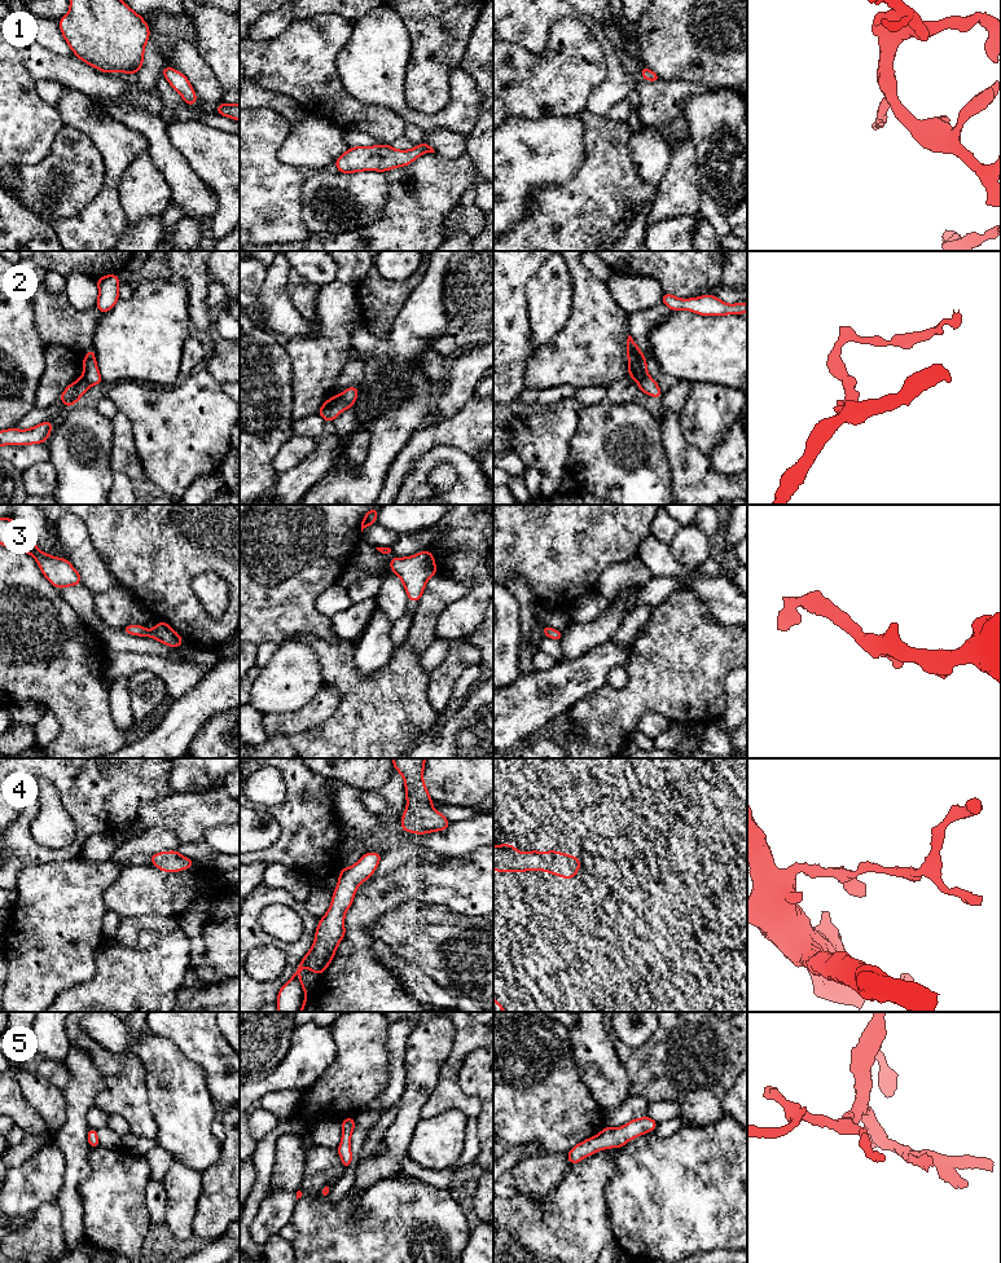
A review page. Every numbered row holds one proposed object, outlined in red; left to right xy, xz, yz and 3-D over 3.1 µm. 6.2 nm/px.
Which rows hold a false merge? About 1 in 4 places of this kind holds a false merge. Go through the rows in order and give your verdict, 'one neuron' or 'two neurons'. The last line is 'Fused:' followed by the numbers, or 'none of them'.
1: one neuron
2: one neuron
3: one neuron
4: one neuron
5: one neuron
Fused: none of them

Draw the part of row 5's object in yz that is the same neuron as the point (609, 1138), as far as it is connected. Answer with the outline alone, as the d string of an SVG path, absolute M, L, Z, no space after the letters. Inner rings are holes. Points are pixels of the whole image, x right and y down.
M650 1117L636 1118L619 1128L603 1127L603 1130L567 1152L571 1165L580 1162L583 1158L594 1154L598 1150L609 1148L622 1148L629 1140L654 1131L658 1123Z

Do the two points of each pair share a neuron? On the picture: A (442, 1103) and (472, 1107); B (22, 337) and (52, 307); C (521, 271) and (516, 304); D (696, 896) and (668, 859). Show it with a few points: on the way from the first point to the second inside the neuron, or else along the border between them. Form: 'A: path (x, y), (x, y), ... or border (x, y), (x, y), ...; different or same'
A: path (449, 1103), (464, 1103); same
B: border (31, 304), (35, 330), (45, 344); different
C: path (518, 278), (516, 296); same
D: path (688, 887), (686, 881), (676, 872), (676, 868); same

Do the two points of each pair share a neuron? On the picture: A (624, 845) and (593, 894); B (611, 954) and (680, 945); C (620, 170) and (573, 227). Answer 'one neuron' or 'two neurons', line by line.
A: one neuron
B: one neuron
C: one neuron

